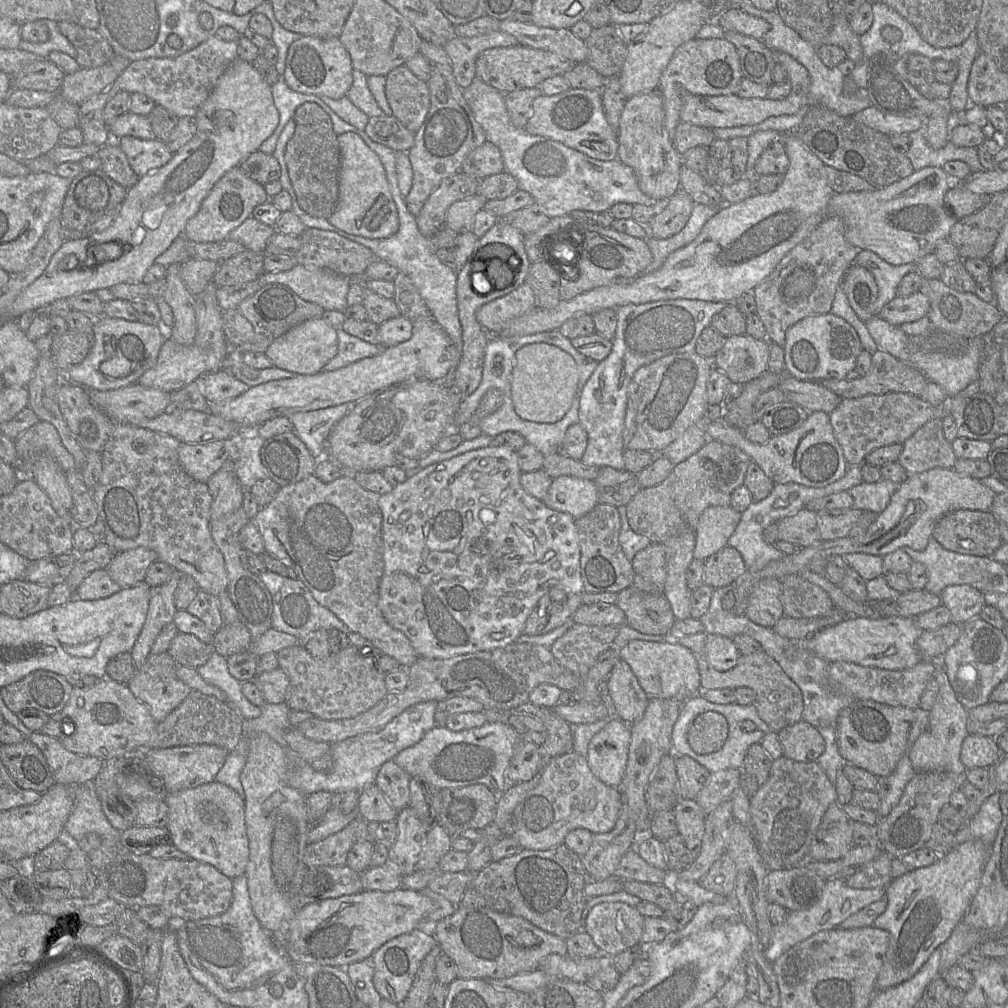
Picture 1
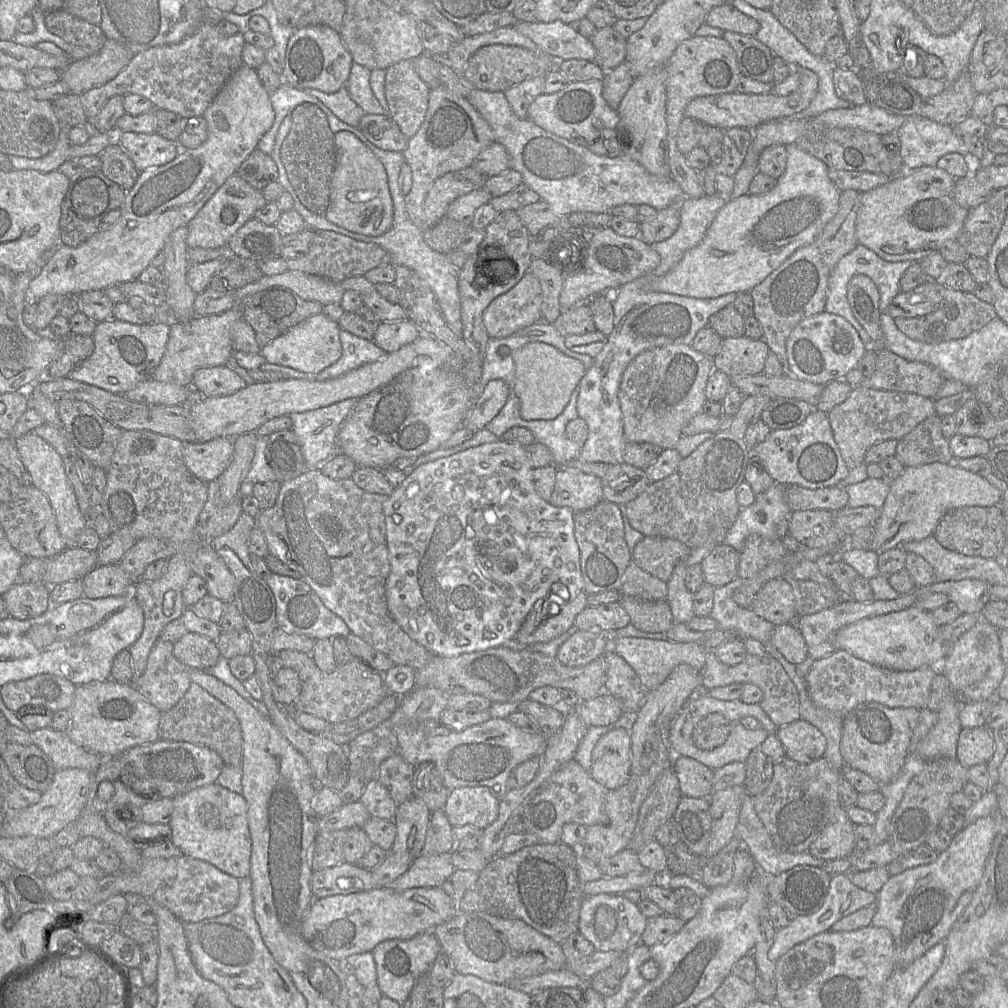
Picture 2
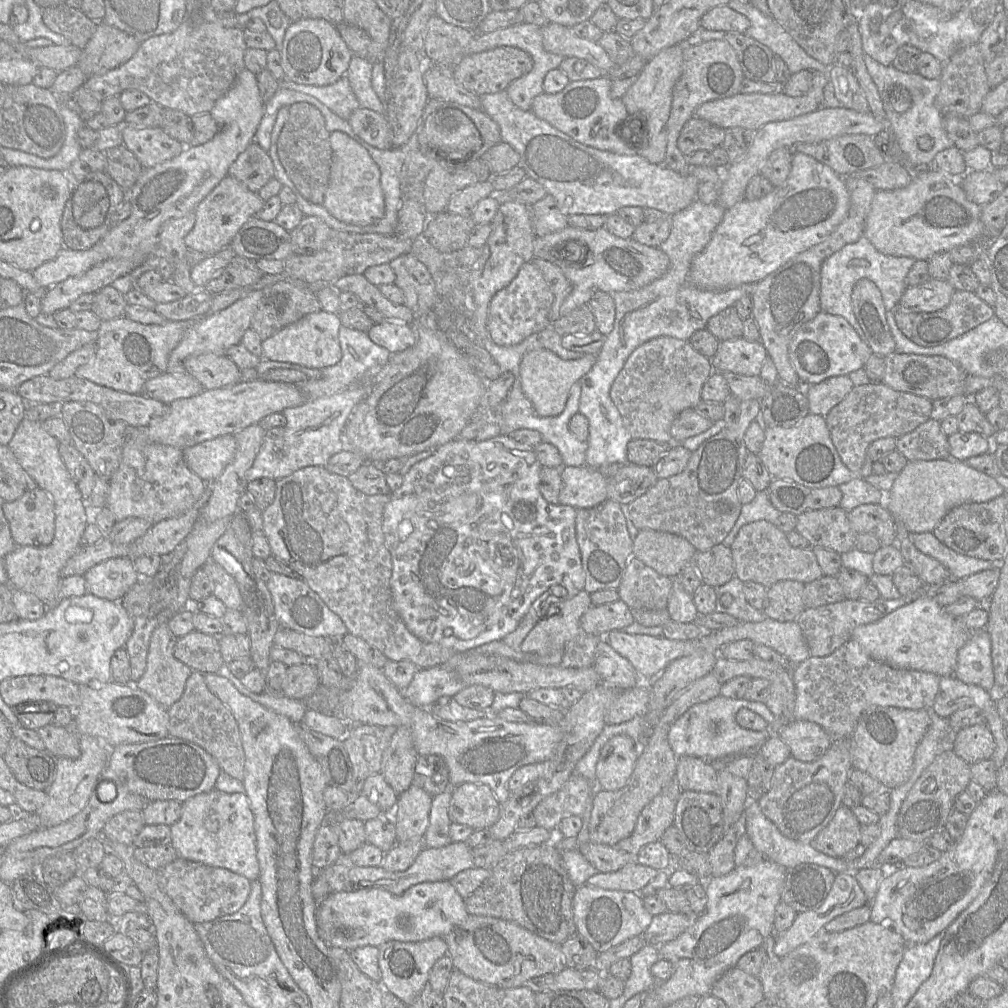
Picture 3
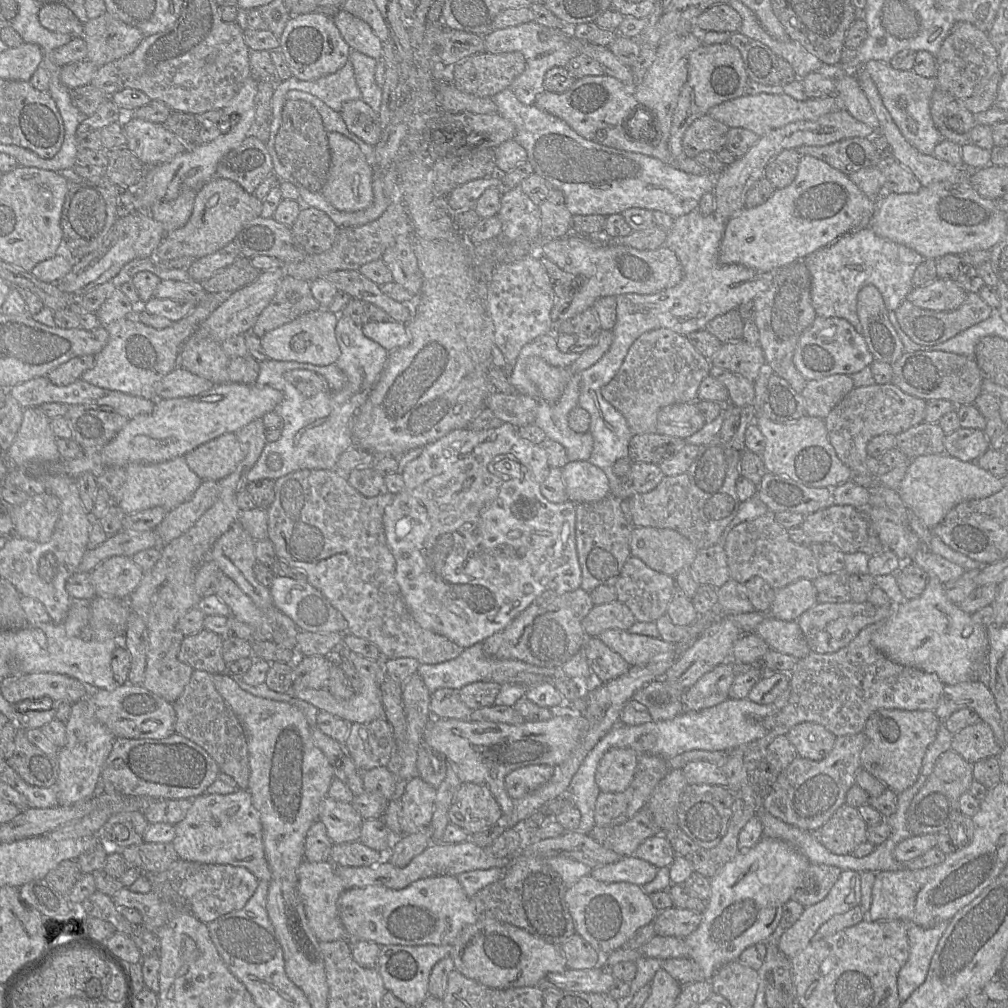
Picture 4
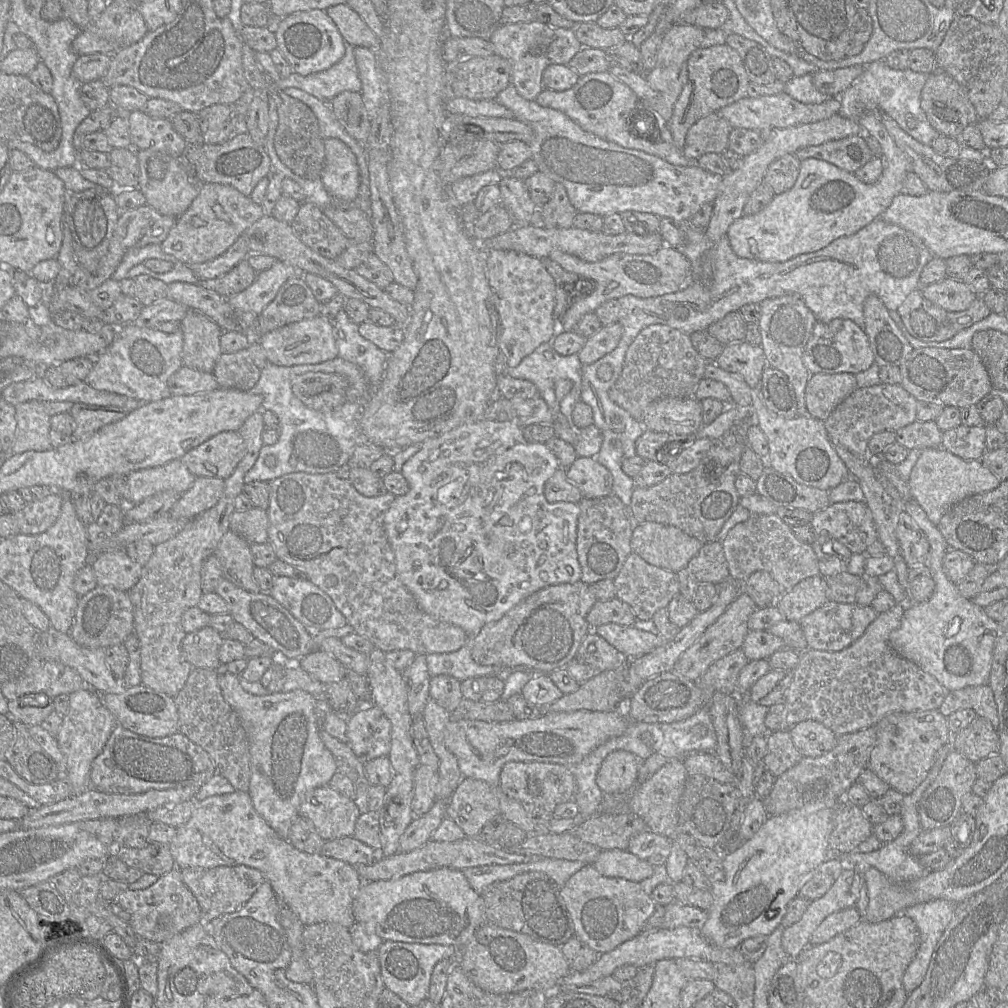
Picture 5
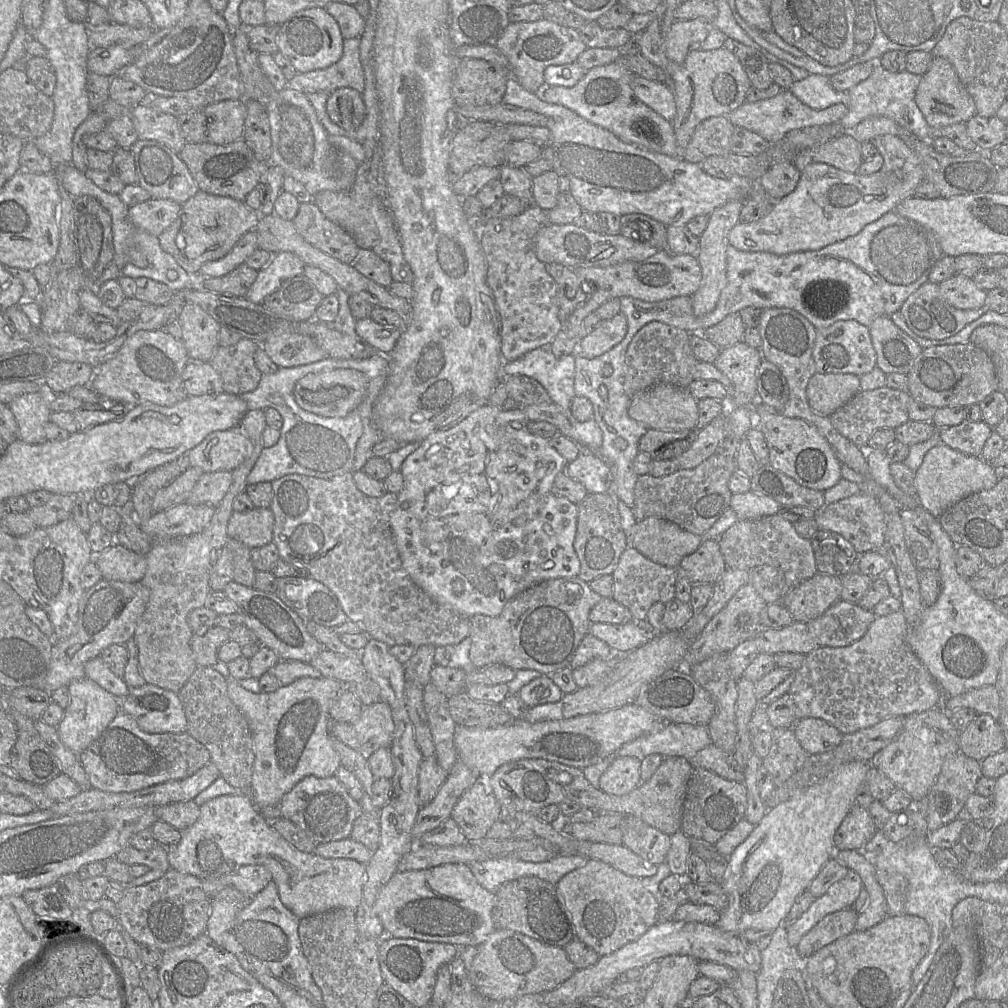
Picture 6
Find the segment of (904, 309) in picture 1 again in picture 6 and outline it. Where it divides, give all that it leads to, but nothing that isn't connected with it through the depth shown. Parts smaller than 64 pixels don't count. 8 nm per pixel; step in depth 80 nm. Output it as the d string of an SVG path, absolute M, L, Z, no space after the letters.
M953 275L939 283L946 301L958 309L986 308L987 291L979 288L972 278Z

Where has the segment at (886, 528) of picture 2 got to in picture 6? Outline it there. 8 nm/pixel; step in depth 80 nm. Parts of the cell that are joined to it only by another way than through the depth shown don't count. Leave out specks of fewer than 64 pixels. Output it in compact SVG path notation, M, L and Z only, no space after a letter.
M941 442L925 454L915 472L915 485L920 506L939 519L949 507L963 498L993 488L999 478L991 463L981 457L966 455Z

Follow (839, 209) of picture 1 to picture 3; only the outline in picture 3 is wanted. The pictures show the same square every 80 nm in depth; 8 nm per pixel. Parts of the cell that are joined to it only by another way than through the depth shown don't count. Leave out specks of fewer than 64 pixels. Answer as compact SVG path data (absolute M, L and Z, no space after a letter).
M935 167L916 170L908 186L875 192L863 235L883 254L911 257L916 261L929 260L936 253L973 243L983 230L982 206L966 197L960 178Z

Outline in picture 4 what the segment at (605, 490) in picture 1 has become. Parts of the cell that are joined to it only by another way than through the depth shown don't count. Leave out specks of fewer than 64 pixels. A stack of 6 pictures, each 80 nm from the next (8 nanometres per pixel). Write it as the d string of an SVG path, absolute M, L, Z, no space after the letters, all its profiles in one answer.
M633 462L630 471L621 478L617 492L613 497L628 500L635 494L647 493L653 490L665 477L659 465L646 462Z

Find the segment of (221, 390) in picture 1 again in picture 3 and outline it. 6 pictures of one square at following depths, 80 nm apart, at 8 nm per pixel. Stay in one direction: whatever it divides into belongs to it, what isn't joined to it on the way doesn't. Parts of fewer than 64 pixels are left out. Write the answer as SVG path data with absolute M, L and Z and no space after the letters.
M191 355L185 359L184 366L186 372L199 381L204 390L241 382L241 369L227 355Z

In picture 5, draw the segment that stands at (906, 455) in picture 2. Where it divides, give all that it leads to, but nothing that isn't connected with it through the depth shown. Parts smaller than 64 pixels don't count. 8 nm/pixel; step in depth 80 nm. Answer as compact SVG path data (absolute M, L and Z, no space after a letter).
M915 421L895 432L896 442L911 449L940 447L943 431L935 421Z

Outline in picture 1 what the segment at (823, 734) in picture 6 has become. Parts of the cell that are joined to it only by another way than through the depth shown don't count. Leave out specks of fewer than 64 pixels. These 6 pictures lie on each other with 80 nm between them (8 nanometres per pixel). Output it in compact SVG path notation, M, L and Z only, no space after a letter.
M800 720L777 732L783 747L783 756L797 762L814 762L825 751L825 740L820 732L806 721Z

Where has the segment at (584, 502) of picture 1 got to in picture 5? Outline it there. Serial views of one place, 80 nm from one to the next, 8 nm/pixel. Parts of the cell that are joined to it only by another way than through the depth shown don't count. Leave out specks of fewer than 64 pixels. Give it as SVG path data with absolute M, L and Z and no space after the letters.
M578 457L566 468L566 476L578 487L583 498L598 498L612 494L612 475L595 457Z

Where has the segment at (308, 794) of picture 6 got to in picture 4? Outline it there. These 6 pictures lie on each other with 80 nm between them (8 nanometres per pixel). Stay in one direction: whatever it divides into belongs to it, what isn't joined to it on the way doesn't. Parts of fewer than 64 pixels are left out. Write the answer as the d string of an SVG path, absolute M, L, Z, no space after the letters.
M327 796L320 804L318 820L325 825L333 844L354 842L360 838L363 819L351 803Z

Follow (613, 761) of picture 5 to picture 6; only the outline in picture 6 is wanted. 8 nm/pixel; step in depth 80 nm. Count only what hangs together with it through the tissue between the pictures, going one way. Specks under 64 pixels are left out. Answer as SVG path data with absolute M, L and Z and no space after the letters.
M636 757L617 758L599 779L599 788L611 795L622 796L634 790L640 781L641 762Z

